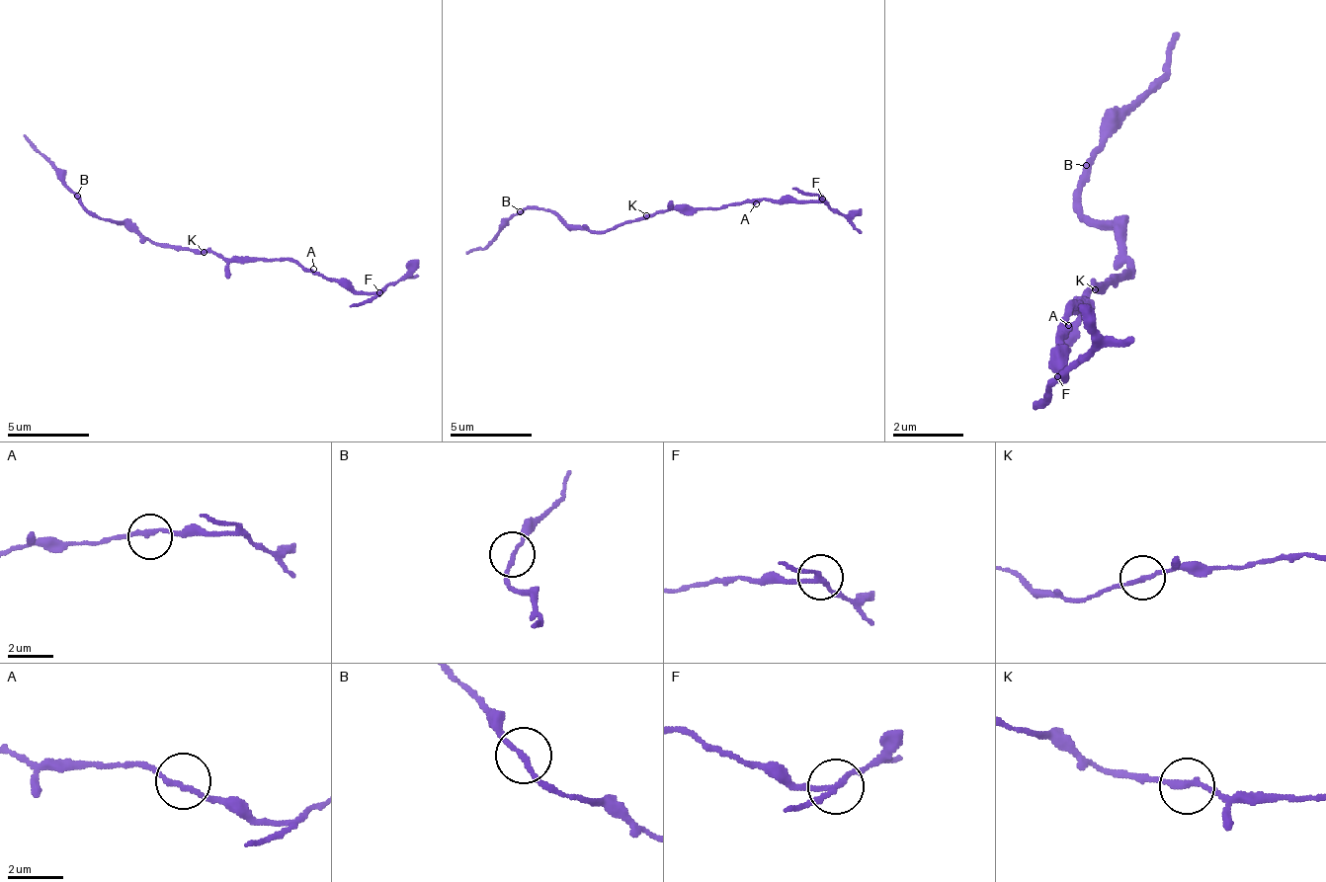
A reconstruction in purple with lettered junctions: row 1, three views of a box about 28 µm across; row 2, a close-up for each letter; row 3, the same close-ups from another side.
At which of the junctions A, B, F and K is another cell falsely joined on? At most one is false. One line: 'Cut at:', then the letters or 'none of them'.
Cut at: F

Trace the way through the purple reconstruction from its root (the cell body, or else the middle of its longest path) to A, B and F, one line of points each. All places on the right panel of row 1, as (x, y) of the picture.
A: (1095, 289), (1077, 307), (1068, 307), (1068, 325)
B: (1095, 289), (1104, 280), (1121, 280), (1130, 272), (1121, 263), (1121, 245), (1077, 209), (1077, 174), (1086, 165)
F: (1095, 289), (1077, 307), (1068, 307), (1068, 325), (1059, 334), (1059, 378)

